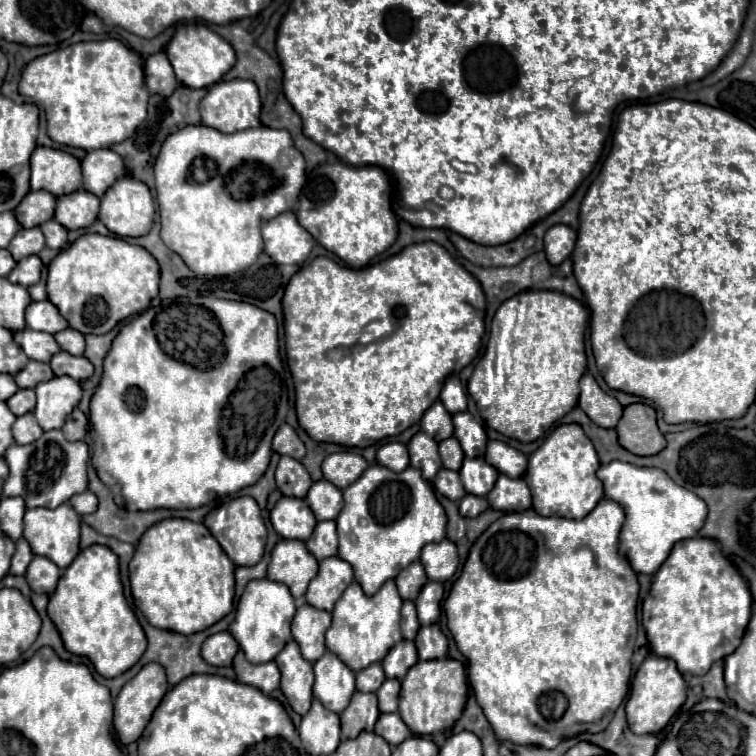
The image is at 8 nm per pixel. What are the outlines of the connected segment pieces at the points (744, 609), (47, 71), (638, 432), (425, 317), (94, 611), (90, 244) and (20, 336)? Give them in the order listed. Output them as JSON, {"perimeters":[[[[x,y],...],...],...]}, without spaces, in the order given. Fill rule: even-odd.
{"perimeters":[[[[693,537],[677,541],[653,577],[649,595],[642,602],[641,624],[645,627],[647,641],[655,655],[673,659],[681,673],[703,675],[715,661],[731,655],[745,633],[751,617],[751,593],[739,571],[723,557],[715,541],[705,537]]],[[[117,39],[75,43],[33,59],[21,75],[19,93],[31,97],[37,105],[43,105],[47,113],[47,131],[55,143],[85,151],[105,149],[129,139],[147,117],[149,91],[143,79],[143,59],[137,53],[131,55],[131,51]]],[[[633,403],[625,407],[615,429],[619,445],[635,455],[657,455],[665,449],[665,437],[655,423],[655,409],[651,405]]],[[[415,243],[405,247],[401,253],[393,255],[391,259],[371,265],[371,267],[363,267],[363,269],[347,269],[347,267],[339,267],[337,263],[333,263],[327,257],[317,257],[309,267],[301,267],[301,271],[297,271],[287,289],[285,289],[285,297],[283,297],[283,313],[285,313],[285,347],[287,347],[287,365],[289,371],[293,375],[293,383],[295,383],[295,409],[297,409],[297,417],[299,417],[299,425],[307,431],[307,435],[315,441],[325,441],[325,443],[337,443],[343,447],[369,447],[375,445],[377,441],[385,439],[385,437],[393,437],[403,433],[405,429],[409,429],[411,425],[419,423],[419,419],[423,417],[423,413],[437,401],[443,383],[449,375],[459,373],[465,365],[469,365],[479,347],[481,347],[481,337],[485,331],[485,295],[481,285],[461,267],[457,265],[449,253],[437,245],[437,243]],[[367,343],[375,343],[375,355],[361,355],[363,353],[363,345]]],[[[91,545],[75,557],[59,579],[47,613],[63,639],[63,647],[73,655],[87,657],[95,671],[107,679],[131,669],[147,649],[143,629],[123,595],[117,555],[109,547]]],[[[97,233],[81,235],[73,245],[65,247],[51,263],[47,277],[47,299],[59,309],[67,319],[69,327],[83,335],[105,335],[119,321],[143,311],[149,307],[151,299],[159,293],[159,265],[155,257],[139,247],[131,245],[121,237],[105,237]]],[[[23,329],[15,333],[15,343],[25,351],[29,359],[47,363],[55,353],[59,353],[59,345],[49,333],[35,333],[33,329]]]]}

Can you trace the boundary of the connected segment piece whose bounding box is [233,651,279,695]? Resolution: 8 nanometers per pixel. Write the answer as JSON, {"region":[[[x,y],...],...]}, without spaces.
{"region":[[[239,651],[235,655],[233,669],[235,669],[235,675],[237,675],[239,683],[253,685],[259,691],[263,691],[265,695],[269,695],[271,691],[275,691],[279,687],[279,669],[277,669],[275,661],[261,663],[261,665],[251,665],[245,659],[245,655]]]}

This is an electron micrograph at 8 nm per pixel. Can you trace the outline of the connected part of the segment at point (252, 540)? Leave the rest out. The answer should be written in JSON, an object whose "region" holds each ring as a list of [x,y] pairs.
{"region":[[[237,497],[231,499],[227,505],[209,511],[205,517],[205,525],[235,565],[255,565],[261,561],[267,543],[267,527],[261,517],[261,509],[253,497]]]}

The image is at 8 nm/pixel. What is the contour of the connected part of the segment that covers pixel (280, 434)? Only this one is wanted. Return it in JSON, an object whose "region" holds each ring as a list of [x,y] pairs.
{"region":[[[283,423],[279,427],[279,431],[273,437],[273,451],[277,451],[279,455],[287,455],[293,459],[303,459],[305,457],[305,445],[303,441],[297,437],[297,433],[293,431],[291,425]]]}

